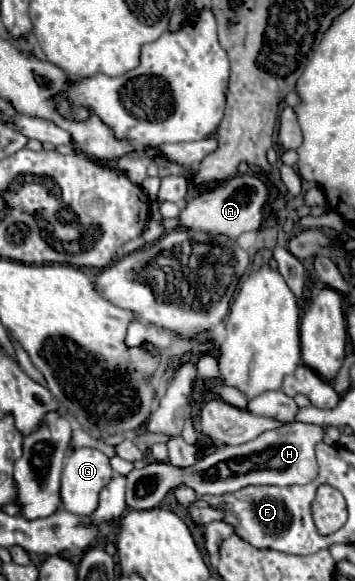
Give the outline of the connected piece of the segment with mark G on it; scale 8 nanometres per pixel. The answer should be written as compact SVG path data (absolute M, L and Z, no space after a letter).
M75 448L65 462L63 474L61 474L61 502L63 508L71 514L87 516L97 508L99 492L103 486L107 486L113 478L113 468L109 464L109 458L99 452L97 448Z

